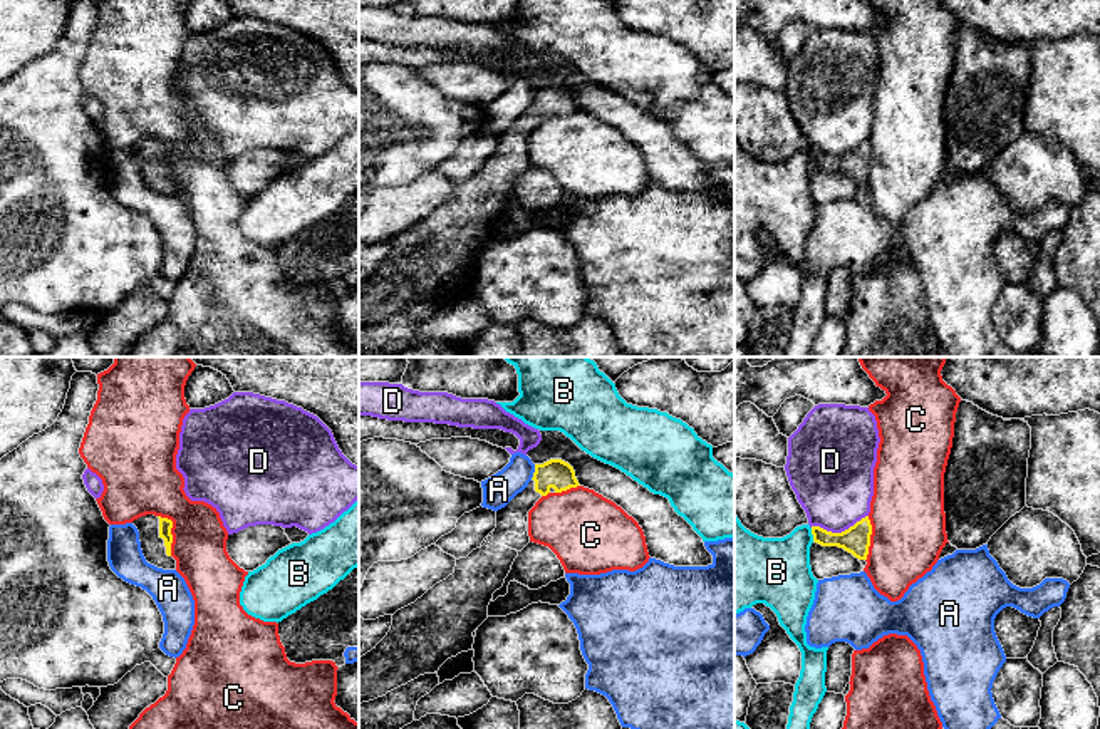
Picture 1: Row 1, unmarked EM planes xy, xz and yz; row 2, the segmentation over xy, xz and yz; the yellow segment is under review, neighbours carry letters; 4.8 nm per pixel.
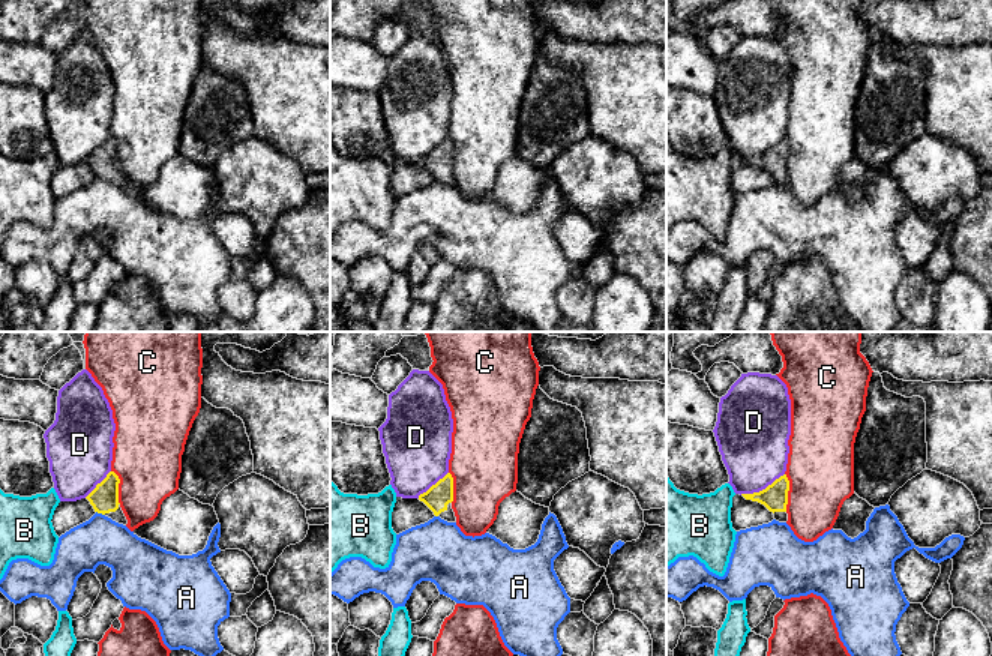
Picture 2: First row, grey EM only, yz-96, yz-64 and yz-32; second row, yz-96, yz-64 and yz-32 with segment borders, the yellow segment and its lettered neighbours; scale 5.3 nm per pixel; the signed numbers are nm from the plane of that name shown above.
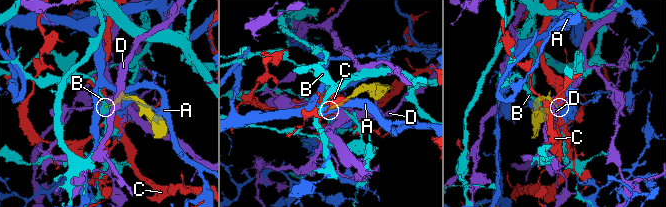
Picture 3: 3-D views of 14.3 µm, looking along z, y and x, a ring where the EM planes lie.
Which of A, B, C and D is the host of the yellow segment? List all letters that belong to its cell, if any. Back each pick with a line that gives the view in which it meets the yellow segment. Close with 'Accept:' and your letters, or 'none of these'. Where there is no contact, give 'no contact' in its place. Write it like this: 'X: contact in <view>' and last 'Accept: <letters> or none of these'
Accept: none of these

